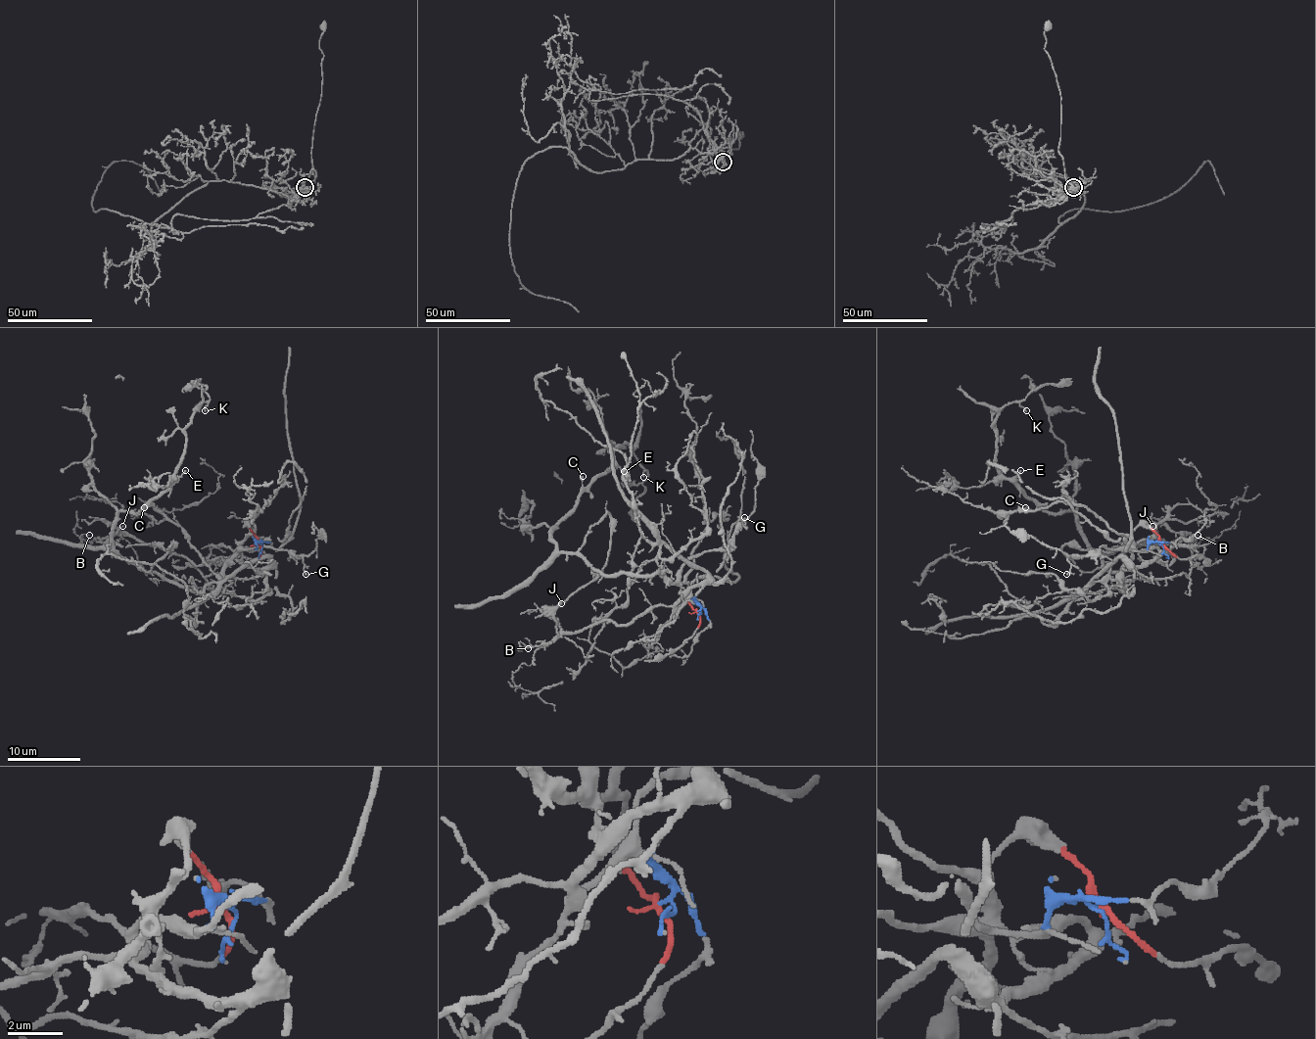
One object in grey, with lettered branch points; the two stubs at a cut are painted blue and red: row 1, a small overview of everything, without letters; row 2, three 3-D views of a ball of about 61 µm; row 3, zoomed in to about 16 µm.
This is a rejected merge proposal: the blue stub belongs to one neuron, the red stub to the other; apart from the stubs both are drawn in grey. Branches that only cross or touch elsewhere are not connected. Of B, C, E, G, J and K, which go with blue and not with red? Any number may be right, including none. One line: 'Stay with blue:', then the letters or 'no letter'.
Stay with blue: B

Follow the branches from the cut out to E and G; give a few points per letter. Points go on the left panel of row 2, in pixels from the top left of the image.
E: (258, 543), (249, 525), (212, 593), (192, 593), (118, 554), (115, 518), (141, 512), (185, 470)
G: (258, 543), (249, 525), (242, 547), (286, 549), (303, 558), (306, 575)

